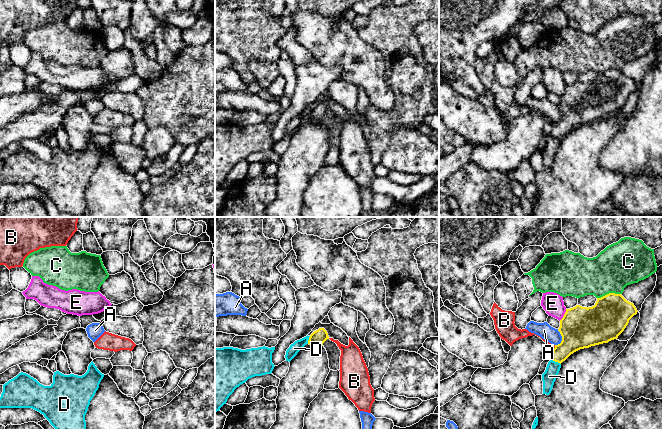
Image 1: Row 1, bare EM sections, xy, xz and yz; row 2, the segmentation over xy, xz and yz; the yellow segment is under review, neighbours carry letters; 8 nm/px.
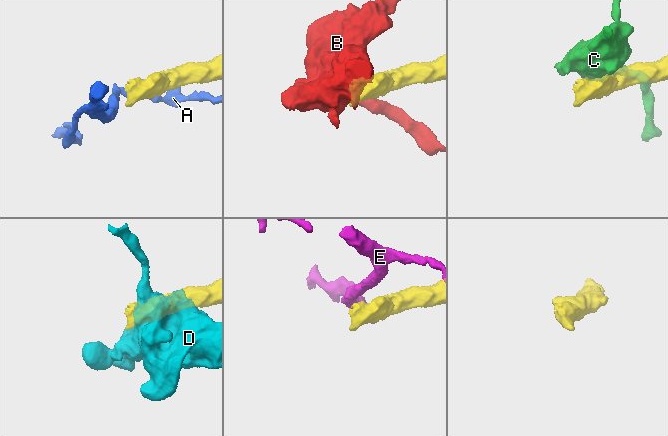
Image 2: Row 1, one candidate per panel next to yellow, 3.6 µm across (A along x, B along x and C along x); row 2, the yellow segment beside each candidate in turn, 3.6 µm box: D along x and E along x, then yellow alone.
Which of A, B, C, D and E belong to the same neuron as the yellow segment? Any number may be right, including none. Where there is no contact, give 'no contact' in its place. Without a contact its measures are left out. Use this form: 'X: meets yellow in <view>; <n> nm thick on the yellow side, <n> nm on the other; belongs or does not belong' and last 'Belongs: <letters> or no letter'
A: meets yellow in yz; 340 nm thick on the yellow side, 120 nm on the other; does not belong
B: meets yellow in yz; 320 nm thick on the yellow side, 40 nm on the other; does not belong
C: meets yellow in yz; 320 nm thick on the yellow side, 360 nm on the other; does not belong
D: meets yellow in yz; 200 nm thick on the yellow side, 110 nm on the other; does not belong
E: meets yellow in yz; 340 nm thick on the yellow side, 170 nm on the other; does not belong
Belongs: no letter

